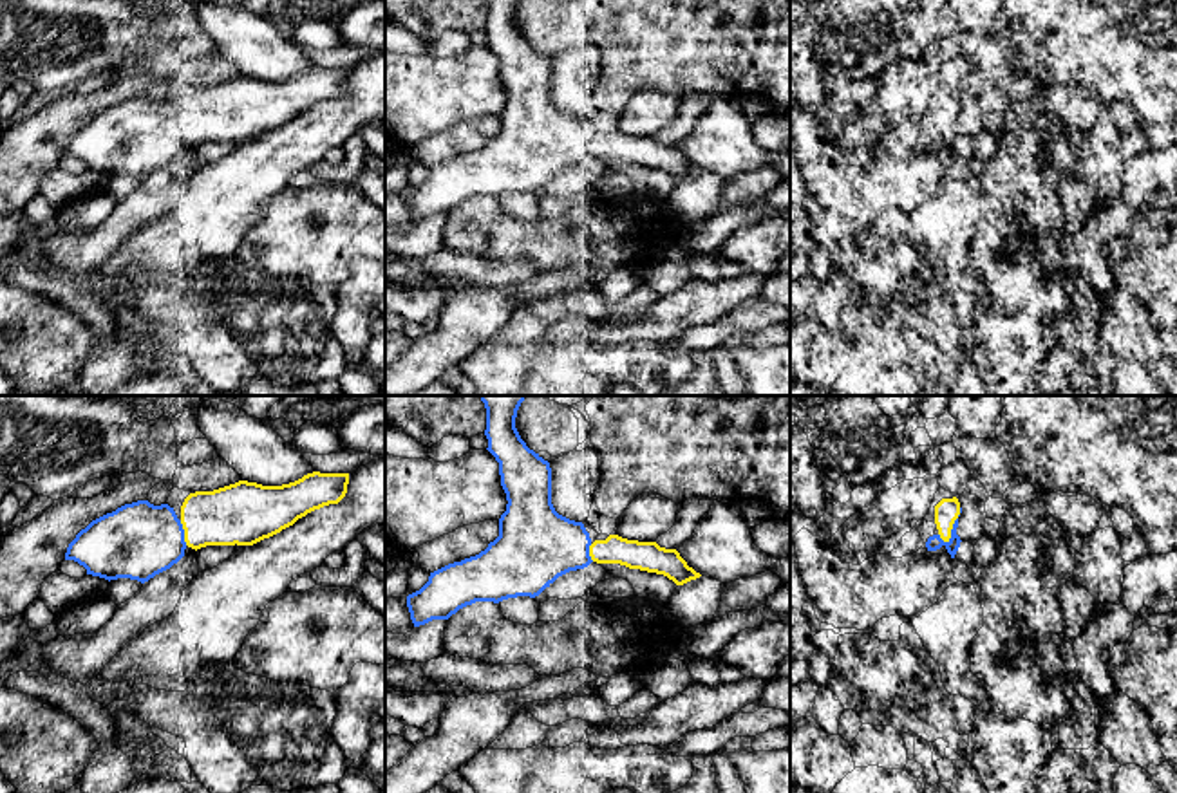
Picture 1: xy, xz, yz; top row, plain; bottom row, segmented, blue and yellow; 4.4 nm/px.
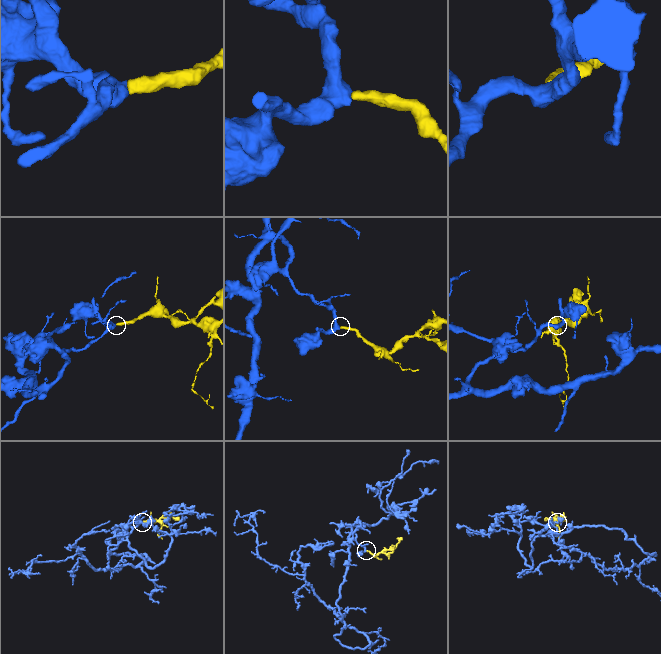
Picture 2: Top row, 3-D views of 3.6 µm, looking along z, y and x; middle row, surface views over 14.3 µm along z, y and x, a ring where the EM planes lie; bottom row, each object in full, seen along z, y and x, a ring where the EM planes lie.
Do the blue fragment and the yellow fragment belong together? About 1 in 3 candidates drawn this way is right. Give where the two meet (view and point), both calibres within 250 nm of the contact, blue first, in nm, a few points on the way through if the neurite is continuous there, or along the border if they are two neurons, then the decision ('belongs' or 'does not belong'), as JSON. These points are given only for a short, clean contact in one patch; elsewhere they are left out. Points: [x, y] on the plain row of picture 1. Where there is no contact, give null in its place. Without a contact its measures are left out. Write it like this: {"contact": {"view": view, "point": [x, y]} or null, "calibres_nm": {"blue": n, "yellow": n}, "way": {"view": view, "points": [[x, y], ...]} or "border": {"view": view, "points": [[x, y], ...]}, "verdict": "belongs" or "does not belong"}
{"contact": {"view": "yz", "point": [953, 121]}, "calibres_nm": {"blue": 70, "yellow": 110}, "verdict": "belongs"}

